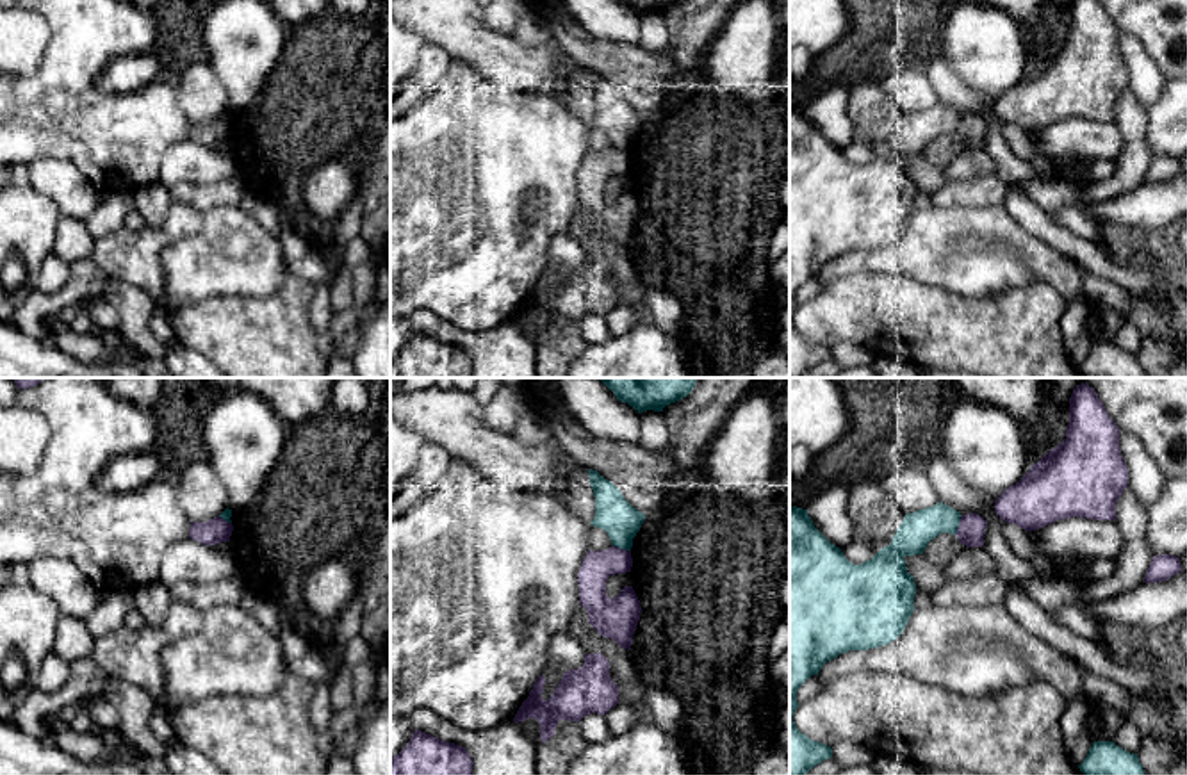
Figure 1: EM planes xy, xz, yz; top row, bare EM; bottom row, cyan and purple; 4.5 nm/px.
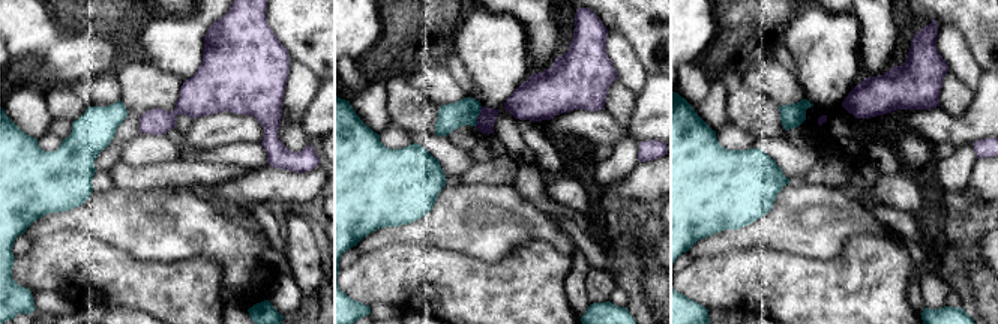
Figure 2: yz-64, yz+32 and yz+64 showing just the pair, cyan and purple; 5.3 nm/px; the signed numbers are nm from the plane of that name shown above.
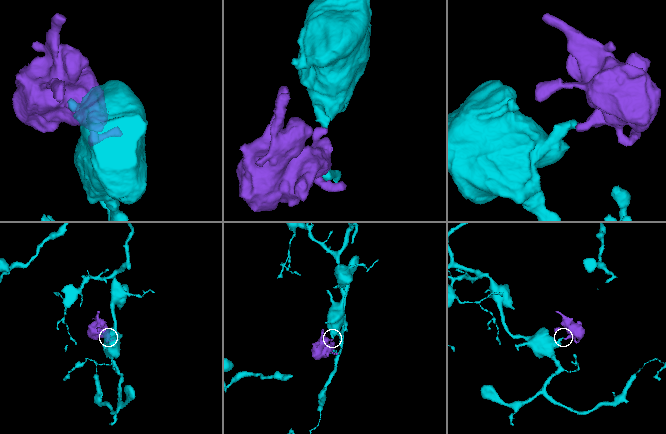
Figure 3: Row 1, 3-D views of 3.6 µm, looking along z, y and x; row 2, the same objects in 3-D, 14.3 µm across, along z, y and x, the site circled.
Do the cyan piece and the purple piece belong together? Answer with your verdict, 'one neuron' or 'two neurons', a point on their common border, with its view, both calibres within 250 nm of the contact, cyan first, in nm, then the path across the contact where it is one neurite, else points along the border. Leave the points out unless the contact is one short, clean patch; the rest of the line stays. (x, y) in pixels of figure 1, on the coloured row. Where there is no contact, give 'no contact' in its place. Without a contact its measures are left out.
two neurons; meets cyan in xz at (621, 547); 170 nm thick on the cyan side, 140 nm on the other; border along xz (612, 544), (630, 551)

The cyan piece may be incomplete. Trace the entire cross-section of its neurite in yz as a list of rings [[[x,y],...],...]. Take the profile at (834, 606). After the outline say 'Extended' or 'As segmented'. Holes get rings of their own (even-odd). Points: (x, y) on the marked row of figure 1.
[[[943,502],[907,513],[888,547],[854,565],[815,527],[807,510],[790,504],[790,775],[806,775],[832,757],[831,746],[809,739],[793,722],[798,688],[839,654],[877,649],[904,632],[916,593],[904,558],[923,554],[929,542],[941,533],[955,534],[961,517]]]. As segmented

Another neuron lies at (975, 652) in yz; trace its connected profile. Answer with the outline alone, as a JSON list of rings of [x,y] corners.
[[[1003,604],[914,609],[904,632],[888,645],[848,650],[827,661],[822,684],[857,672],[888,672],[984,698],[1041,679],[1073,702],[1084,693],[1082,668],[1030,634]]]

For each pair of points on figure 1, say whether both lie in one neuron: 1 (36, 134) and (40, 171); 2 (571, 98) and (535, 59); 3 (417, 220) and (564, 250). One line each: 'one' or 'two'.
1: two
2: one
3: two

